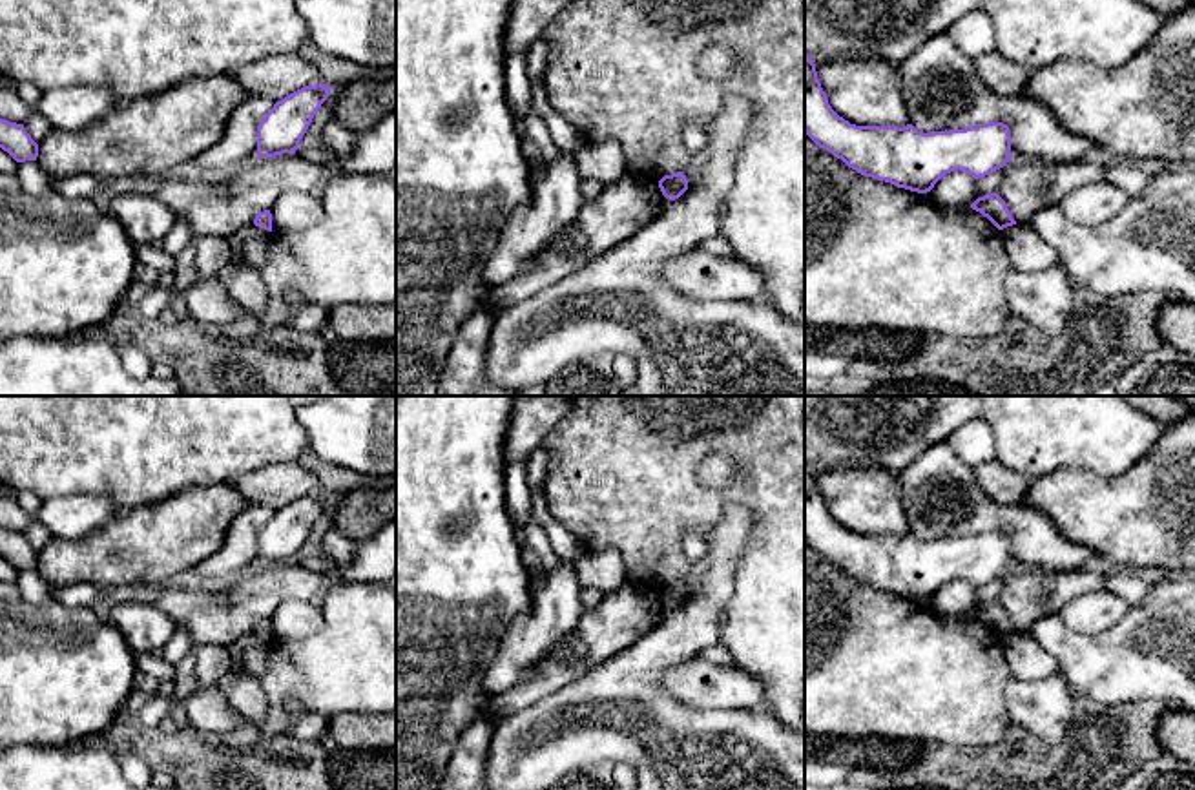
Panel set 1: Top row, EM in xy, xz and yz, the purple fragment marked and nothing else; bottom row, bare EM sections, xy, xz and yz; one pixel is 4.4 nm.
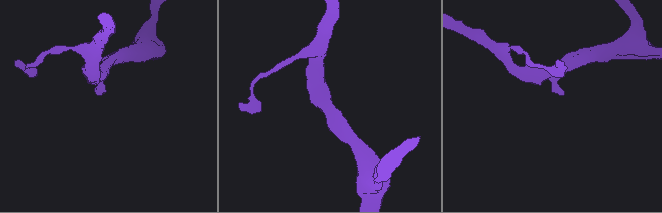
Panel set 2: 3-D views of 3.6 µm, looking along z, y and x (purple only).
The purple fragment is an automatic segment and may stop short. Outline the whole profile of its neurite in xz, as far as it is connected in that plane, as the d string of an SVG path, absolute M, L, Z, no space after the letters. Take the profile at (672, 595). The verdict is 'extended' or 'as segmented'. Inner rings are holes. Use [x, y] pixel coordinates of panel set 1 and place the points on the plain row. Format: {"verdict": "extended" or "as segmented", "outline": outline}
{"verdict": "as segmented", "outline": "M681 580L664 584L659 589L659 597L666 608L675 609L688 598L688 587Z"}

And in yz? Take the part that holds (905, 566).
{"verdict": "as segmented", "outline": "M806 460L805 542L857 582L918 602L930 600L951 580L960 578L978 589L1011 569L1011 544L1003 531L930 542L912 533L850 533L828 513Z"}

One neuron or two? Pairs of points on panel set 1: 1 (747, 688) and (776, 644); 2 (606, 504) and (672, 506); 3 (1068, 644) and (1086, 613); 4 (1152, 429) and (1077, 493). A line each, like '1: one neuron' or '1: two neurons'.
1: two neurons
2: one neuron
3: two neurons
4: two neurons

